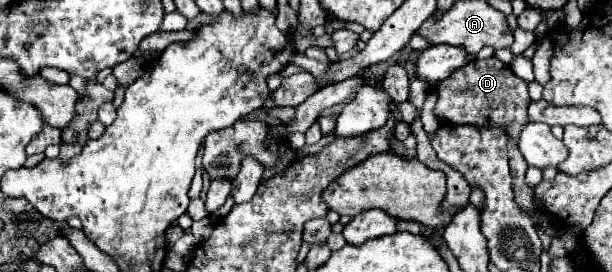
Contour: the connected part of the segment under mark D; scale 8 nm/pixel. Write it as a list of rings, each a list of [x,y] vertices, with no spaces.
[[[487,58],[487,60],[471,60],[469,64],[461,66],[461,70],[455,70],[445,82],[439,86],[439,100],[435,104],[435,114],[445,116],[451,124],[469,124],[477,128],[505,128],[509,136],[509,146],[507,146],[507,156],[509,156],[509,166],[511,166],[511,176],[513,176],[513,192],[515,192],[515,202],[519,208],[533,218],[535,228],[539,230],[539,238],[543,242],[543,250],[549,250],[551,246],[551,236],[545,234],[539,226],[539,218],[535,216],[533,210],[533,190],[525,182],[525,172],[527,172],[527,162],[523,154],[517,150],[517,138],[521,132],[521,126],[527,122],[527,106],[531,98],[527,94],[527,82],[517,78],[507,64],[501,60]]]

